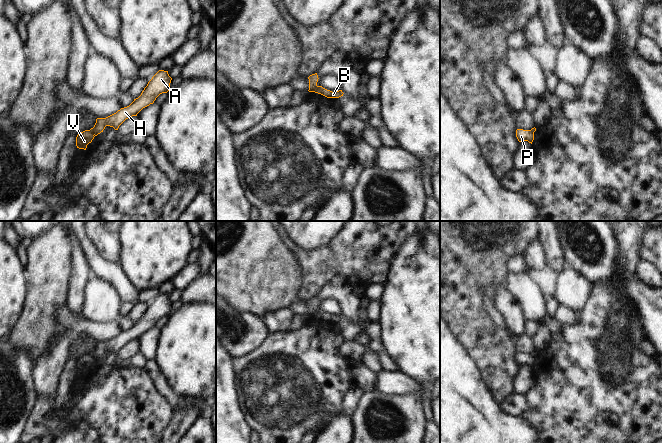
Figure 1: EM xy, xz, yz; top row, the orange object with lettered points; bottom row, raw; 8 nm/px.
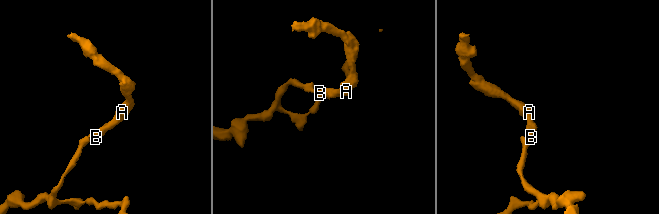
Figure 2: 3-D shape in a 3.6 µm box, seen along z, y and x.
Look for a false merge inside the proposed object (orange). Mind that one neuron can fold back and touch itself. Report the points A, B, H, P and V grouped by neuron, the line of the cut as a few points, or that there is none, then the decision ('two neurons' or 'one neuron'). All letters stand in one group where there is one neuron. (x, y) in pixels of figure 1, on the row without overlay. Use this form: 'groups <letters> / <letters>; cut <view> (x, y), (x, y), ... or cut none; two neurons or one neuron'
groups A B H / P V; cut xz (317, 310), (313, 315); two neurons

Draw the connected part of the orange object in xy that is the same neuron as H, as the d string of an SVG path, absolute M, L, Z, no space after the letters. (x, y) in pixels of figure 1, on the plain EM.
M159 294L148 306L141 319L134 323L129 330L121 332L116 337L106 342L97 342L94 351L90 354L95 360L103 356L106 350L118 354L119 350L126 343L137 340L143 332L153 328L160 318L167 317L170 312L171 304L172 302L169 300L168 295Z

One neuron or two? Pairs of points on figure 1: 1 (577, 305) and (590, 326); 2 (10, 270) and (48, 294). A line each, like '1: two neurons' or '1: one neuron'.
1: two neurons
2: two neurons

